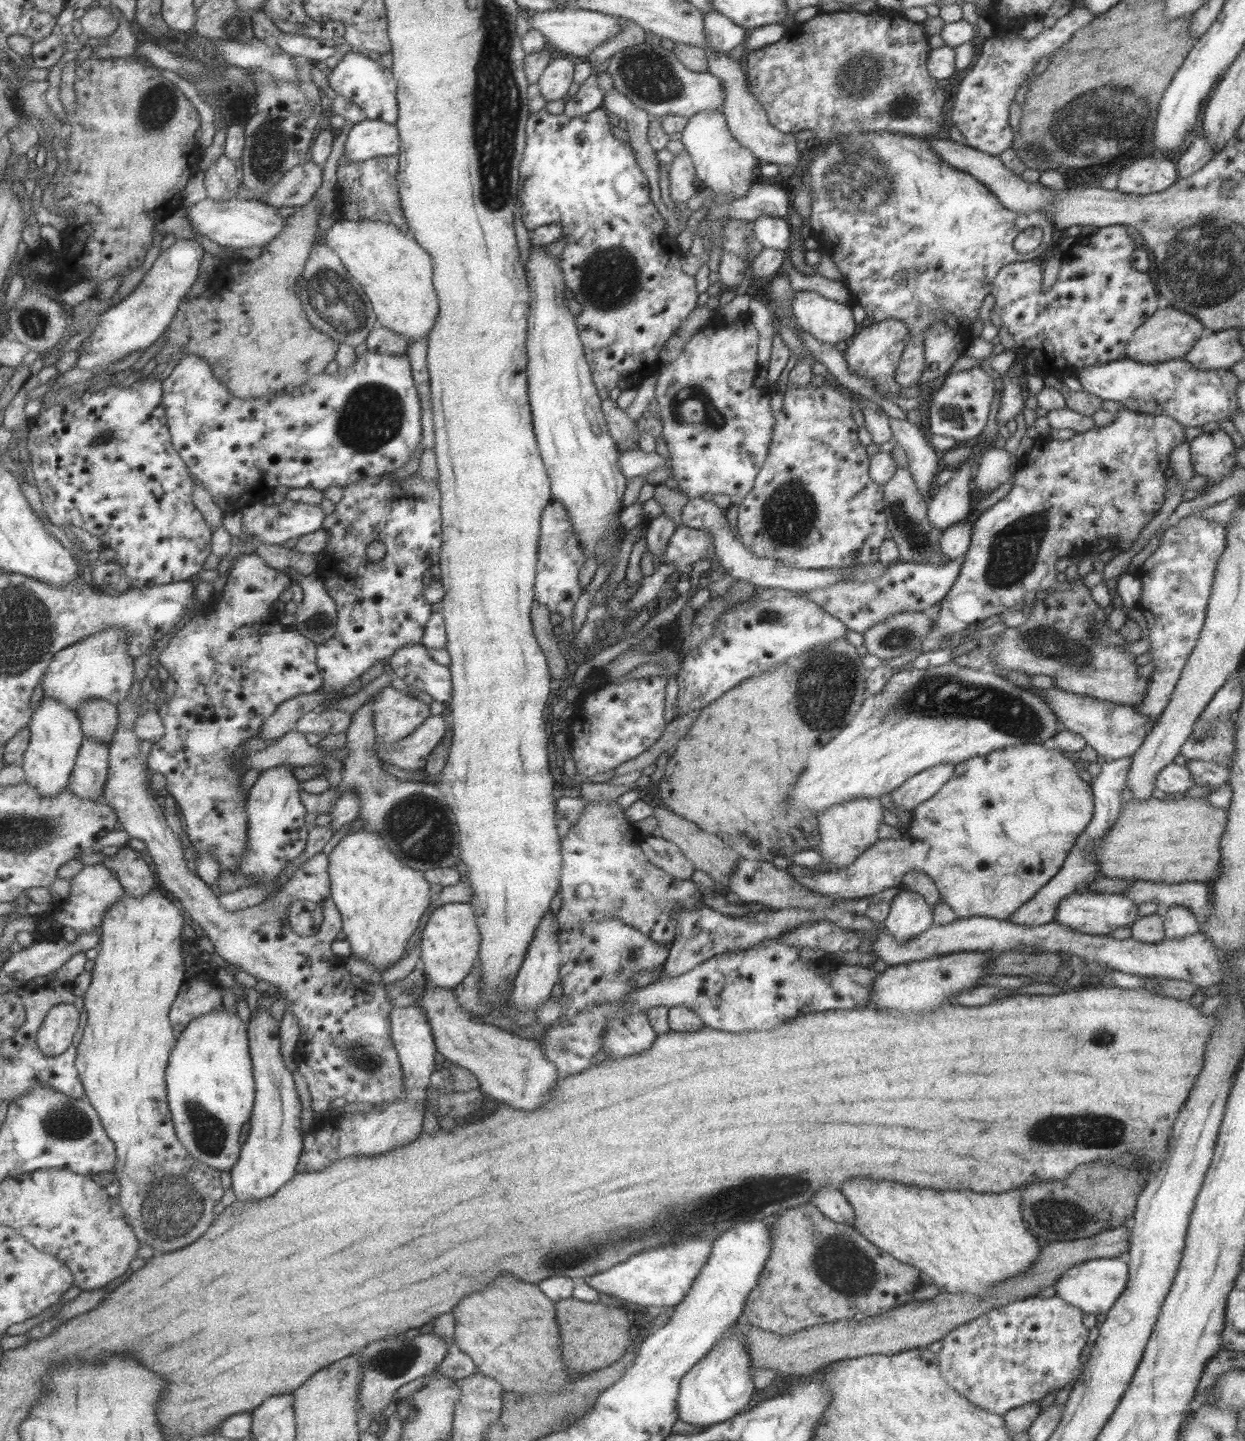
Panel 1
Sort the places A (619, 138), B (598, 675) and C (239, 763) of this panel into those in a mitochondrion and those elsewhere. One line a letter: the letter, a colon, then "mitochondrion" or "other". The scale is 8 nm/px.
A: other
B: other
C: other

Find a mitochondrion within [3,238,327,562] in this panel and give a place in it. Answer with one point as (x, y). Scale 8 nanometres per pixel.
(33, 322)

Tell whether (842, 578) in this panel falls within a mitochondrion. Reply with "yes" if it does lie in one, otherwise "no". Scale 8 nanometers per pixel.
no

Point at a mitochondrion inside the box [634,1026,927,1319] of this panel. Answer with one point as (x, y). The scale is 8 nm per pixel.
(744, 1199)

